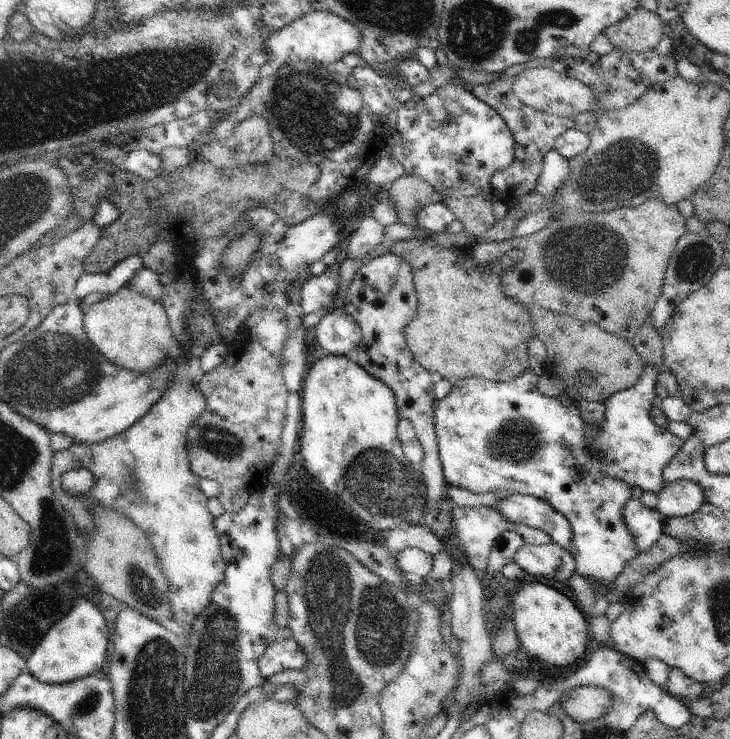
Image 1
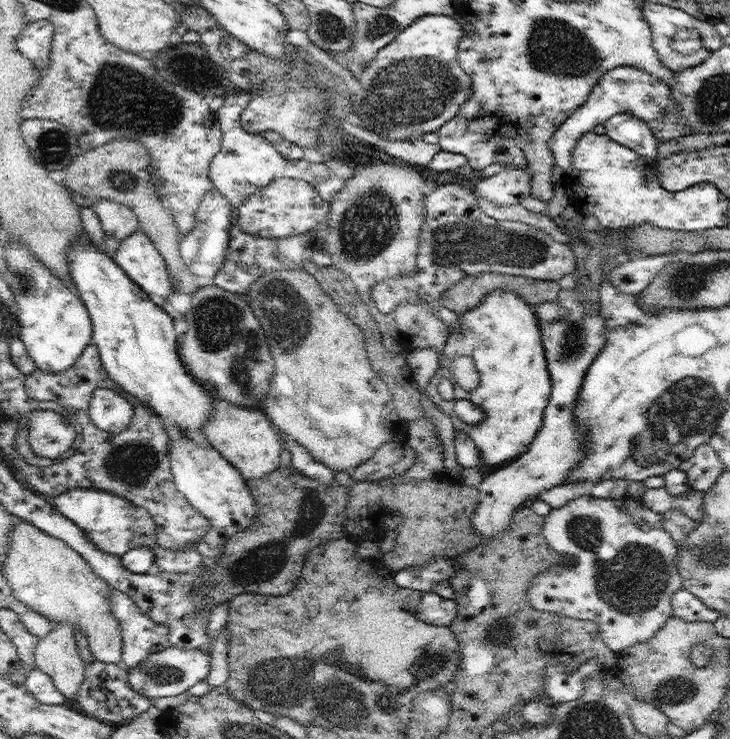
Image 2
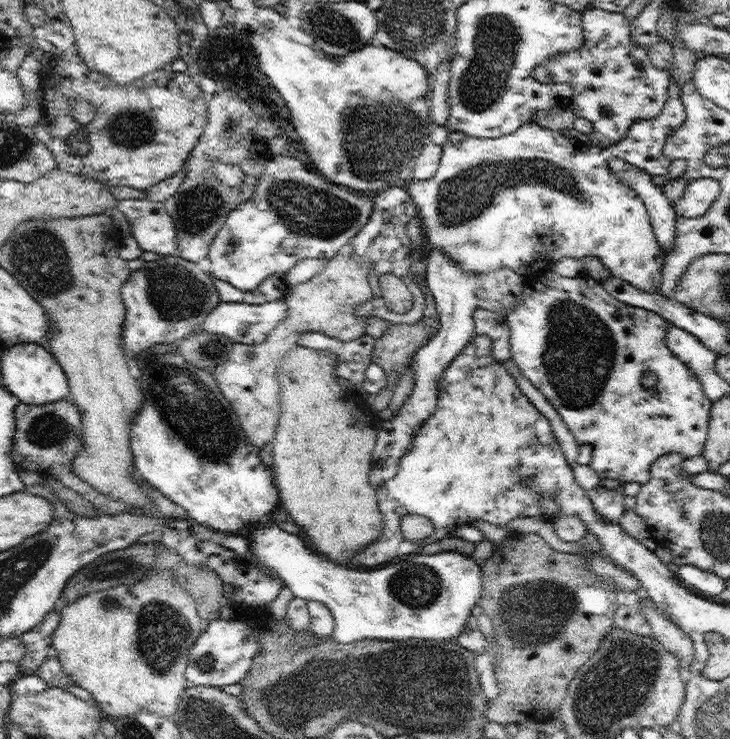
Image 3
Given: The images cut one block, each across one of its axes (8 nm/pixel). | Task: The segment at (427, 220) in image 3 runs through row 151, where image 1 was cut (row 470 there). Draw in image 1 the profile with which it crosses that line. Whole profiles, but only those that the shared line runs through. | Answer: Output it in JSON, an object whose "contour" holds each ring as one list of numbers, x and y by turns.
{"contour":[[645,364,643,369,643,375,638,381,638,384,635,384,628,390,611,395,605,402,604,424,602,424,602,426,588,426,588,424,580,418,580,412,576,404,572,402,570,402,570,404,564,404,559,397,548,397,538,392,539,377,529,370,518,376,518,378,513,378,510,382,494,382,482,377,466,377,464,379,453,380,452,390,450,390,443,399,436,400,434,405,436,440,438,440,439,457,444,480,448,485,464,488,472,492,472,494,478,494,480,492,483,494,486,492,500,493,502,490,506,490,510,495,518,493,533,496,534,498,538,498,538,500,548,501,548,504,552,506,554,510,558,510,558,512,570,522,574,534,567,550,574,557,575,573,580,574,580,576,586,579,594,580,595,583,599,583,600,587,604,589,604,592,595,593,596,602,594,602,594,606,590,606,590,610,587,613,590,618,598,618,598,616,604,616,606,614,606,610,611,603,609,594,613,591,616,578,623,572,627,562,640,553,640,550,636,548,636,538,632,536,632,532,628,530,628,526,626,526,624,522,624,505,632,498,632,488,639,487,644,491,652,491,658,494,660,490,664,488,664,469,672,462,672,458,674,458,676,454,680,454,680,450,682,450,682,447,685,445,685,441,682,441,681,438,674,437,668,430,653,424,651,417,651,409,653,408,652,399,657,395,655,393,655,384,659,373,658,370,656,370,656,366,652,366,652,364]]}

